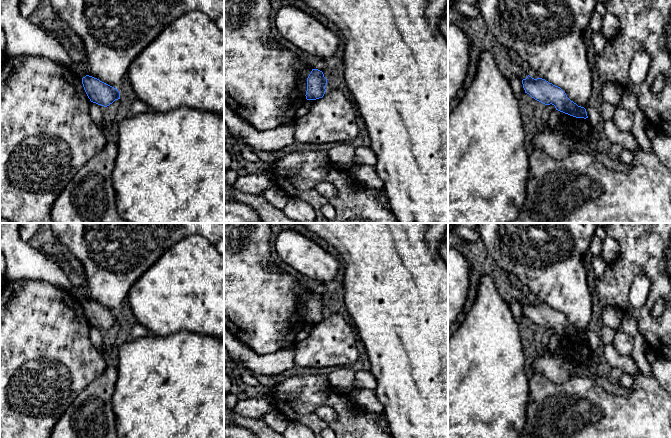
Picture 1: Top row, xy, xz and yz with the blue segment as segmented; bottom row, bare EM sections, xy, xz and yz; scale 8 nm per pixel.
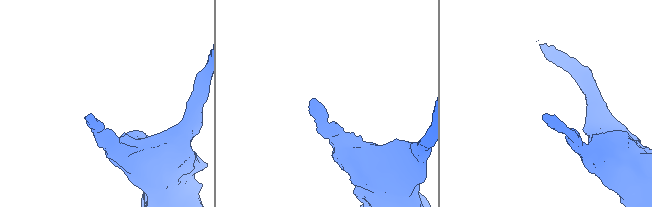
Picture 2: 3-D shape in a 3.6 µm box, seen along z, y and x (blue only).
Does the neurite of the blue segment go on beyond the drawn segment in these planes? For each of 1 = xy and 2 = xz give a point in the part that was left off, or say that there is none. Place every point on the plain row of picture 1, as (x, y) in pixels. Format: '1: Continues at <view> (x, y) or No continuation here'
1: No continuation here
2: No continuation here

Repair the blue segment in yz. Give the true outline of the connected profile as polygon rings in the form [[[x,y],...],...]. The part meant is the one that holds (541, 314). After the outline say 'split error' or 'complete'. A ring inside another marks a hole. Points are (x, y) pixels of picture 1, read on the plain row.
[[[527,300],[522,304],[525,317],[535,324],[545,328],[554,329],[556,334],[576,342],[588,342],[586,333],[571,325],[566,317],[558,310],[549,307],[545,303],[534,303]]] | complete

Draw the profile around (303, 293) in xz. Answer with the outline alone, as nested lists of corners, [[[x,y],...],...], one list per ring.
[[[301,283],[295,287],[295,292],[298,298],[298,312],[299,314],[306,319],[307,315],[307,302],[311,297],[312,293],[306,286]]]

